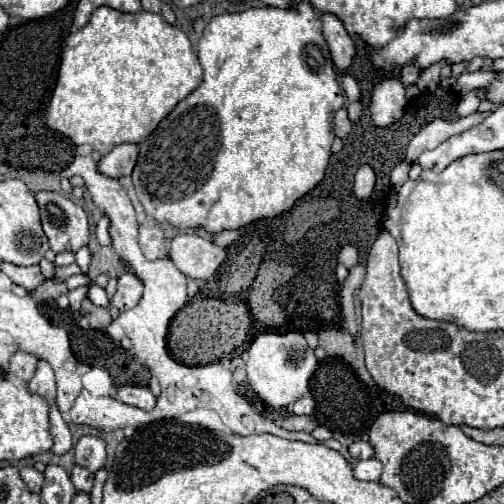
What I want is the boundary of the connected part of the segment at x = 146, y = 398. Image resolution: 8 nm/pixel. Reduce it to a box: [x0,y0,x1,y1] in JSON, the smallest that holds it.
[117,386,155,410]

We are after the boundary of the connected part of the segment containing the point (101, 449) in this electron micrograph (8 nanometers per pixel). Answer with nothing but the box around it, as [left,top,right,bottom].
[75,436,105,474]

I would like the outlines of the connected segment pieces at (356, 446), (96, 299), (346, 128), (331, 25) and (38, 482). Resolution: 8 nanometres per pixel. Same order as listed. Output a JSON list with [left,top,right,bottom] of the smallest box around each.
[[349,442,373,460],[87,284,111,308],[335,108,351,138],[321,12,355,70],[19,468,43,492]]

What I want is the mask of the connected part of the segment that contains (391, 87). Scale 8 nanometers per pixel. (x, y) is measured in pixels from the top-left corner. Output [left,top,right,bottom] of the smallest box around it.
[369,78,407,126]

